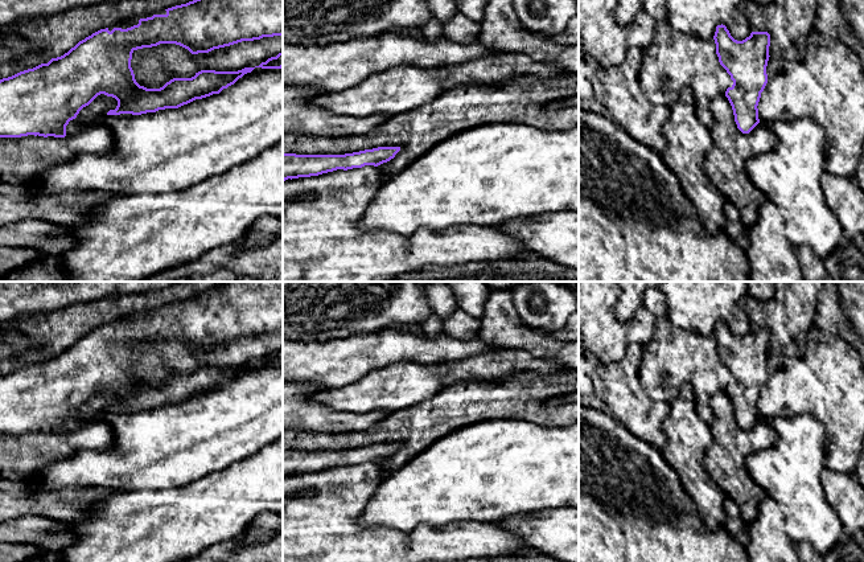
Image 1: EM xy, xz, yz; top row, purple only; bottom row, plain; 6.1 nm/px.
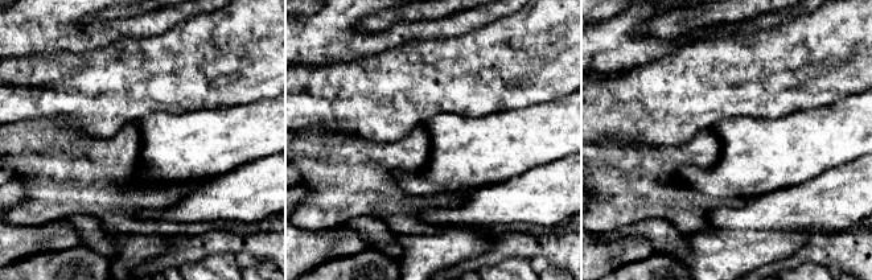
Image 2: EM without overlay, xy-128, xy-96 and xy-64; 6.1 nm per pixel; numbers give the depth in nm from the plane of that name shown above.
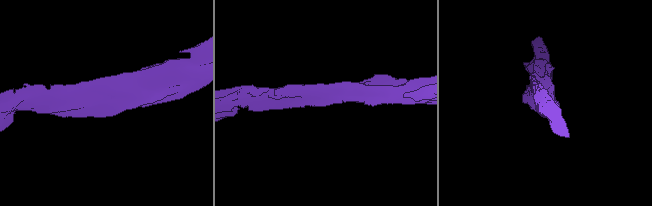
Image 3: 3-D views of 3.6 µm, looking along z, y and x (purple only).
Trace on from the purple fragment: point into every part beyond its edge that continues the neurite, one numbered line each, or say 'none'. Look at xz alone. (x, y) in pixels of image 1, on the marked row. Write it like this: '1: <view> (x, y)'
none

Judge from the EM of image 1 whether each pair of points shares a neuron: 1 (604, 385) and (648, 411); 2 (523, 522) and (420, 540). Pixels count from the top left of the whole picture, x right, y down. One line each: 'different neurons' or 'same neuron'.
1: same neuron
2: different neurons

